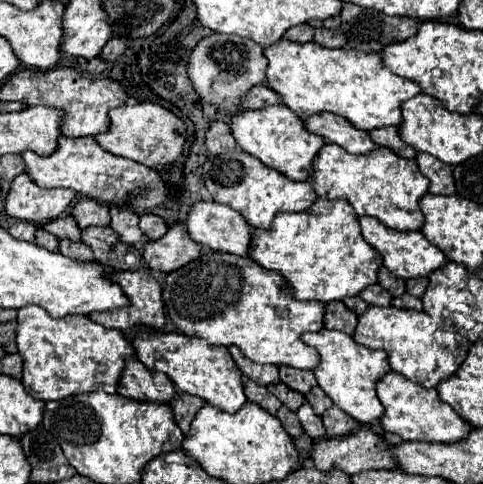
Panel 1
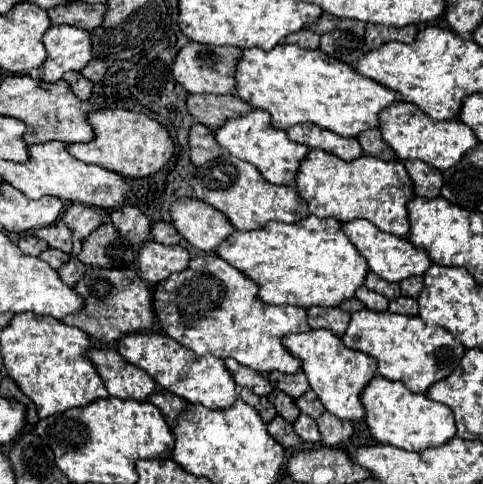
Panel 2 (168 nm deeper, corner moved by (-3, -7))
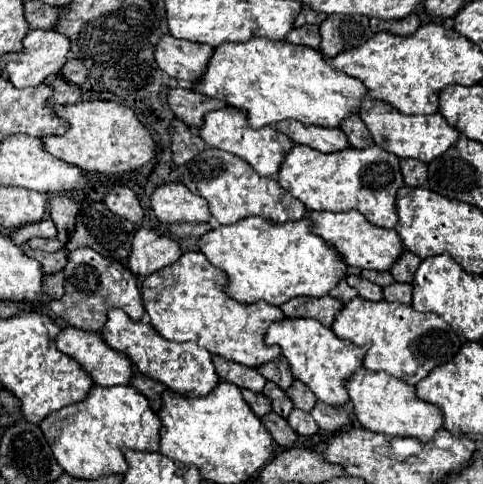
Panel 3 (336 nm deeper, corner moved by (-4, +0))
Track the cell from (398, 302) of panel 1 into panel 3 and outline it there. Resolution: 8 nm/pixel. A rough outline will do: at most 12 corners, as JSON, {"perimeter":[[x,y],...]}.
{"perimeter":[[393,283],[383,289],[385,301],[411,303],[411,285]]}

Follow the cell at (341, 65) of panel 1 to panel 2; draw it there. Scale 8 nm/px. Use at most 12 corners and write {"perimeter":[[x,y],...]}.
{"perimeter":[[246,48],[240,100],[274,128],[378,128],[396,94],[320,50]]}

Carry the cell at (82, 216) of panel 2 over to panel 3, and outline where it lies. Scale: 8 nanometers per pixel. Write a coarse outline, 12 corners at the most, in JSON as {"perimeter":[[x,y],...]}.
{"perimeter":[[65,195],[49,203],[57,239],[67,245],[81,205]]}

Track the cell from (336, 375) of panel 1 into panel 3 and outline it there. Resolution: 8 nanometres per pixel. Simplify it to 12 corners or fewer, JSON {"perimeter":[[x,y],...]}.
{"perimeter":[[309,319],[273,323],[295,379],[343,407],[365,349]]}

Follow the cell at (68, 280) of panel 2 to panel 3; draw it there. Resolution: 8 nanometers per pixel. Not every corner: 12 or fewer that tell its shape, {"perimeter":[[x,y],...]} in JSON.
{"perimeter":[[63,273],[45,275],[45,285],[53,299],[65,291]]}

